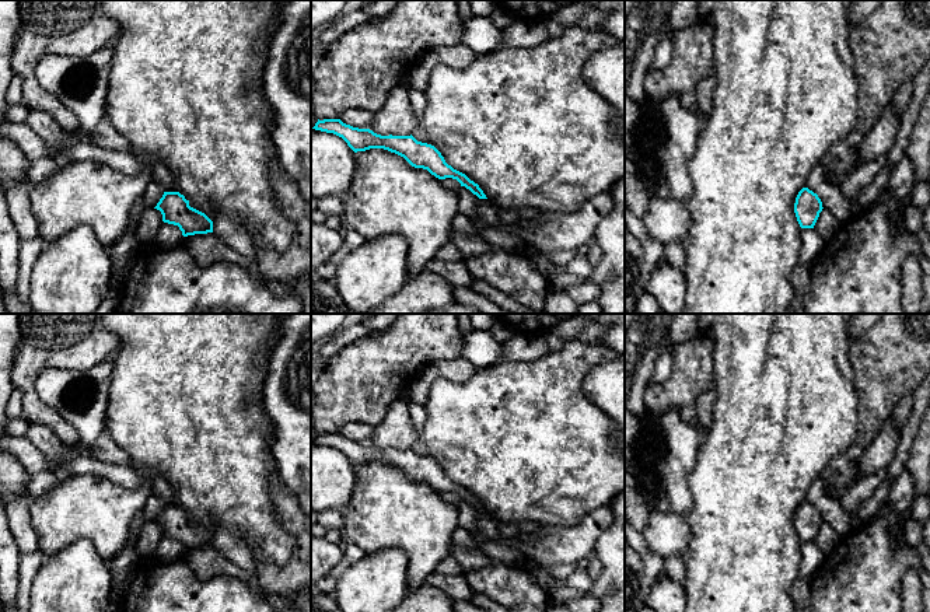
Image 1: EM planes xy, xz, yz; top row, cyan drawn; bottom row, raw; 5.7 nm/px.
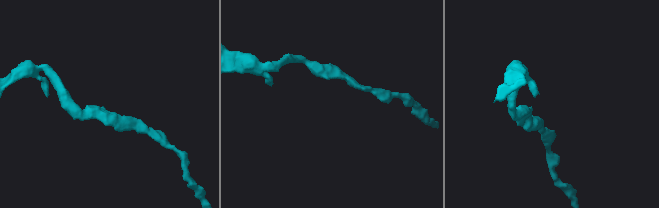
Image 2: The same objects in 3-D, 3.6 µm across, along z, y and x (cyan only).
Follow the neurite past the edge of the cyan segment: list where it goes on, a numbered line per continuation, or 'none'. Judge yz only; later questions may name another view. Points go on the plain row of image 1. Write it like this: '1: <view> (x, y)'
none

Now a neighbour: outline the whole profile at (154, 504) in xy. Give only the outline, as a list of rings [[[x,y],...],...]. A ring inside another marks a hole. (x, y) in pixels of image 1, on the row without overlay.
[[[29,423],[27,437],[46,457],[55,473],[66,464],[70,475],[98,473],[127,489],[150,487],[150,496],[141,510],[146,522],[154,522],[162,511],[165,503],[154,492],[153,483],[132,468],[99,462],[83,455],[67,457],[69,447],[42,424]]]

